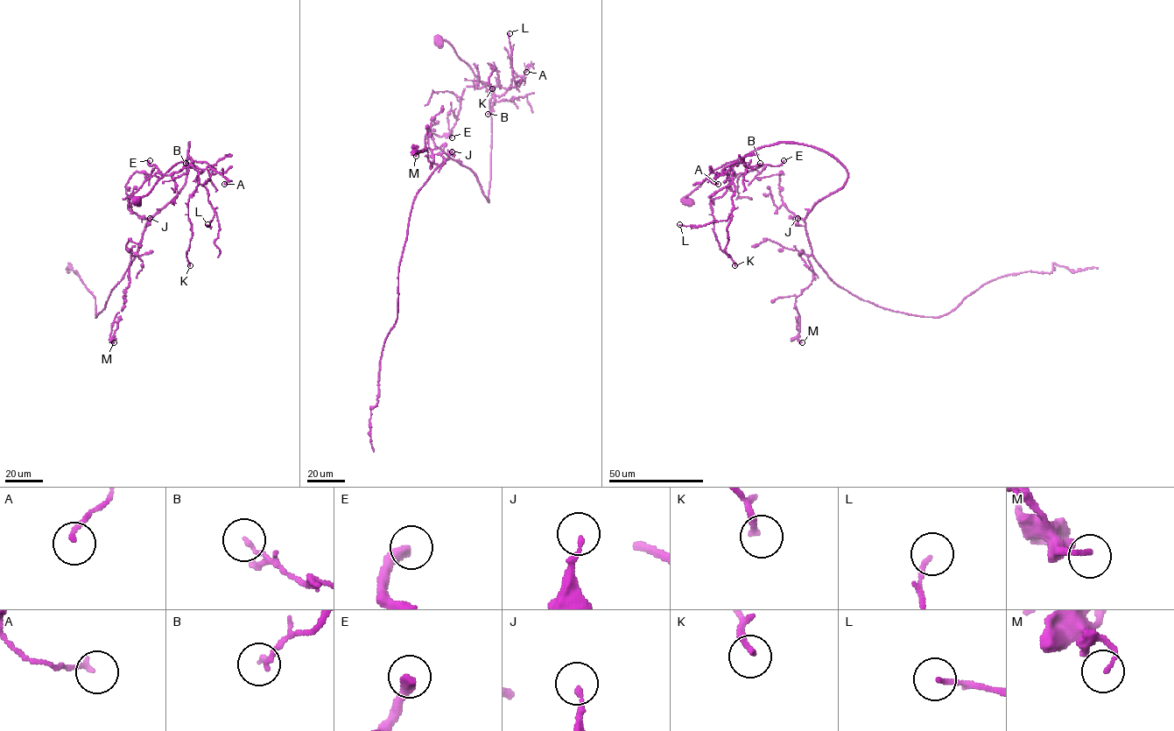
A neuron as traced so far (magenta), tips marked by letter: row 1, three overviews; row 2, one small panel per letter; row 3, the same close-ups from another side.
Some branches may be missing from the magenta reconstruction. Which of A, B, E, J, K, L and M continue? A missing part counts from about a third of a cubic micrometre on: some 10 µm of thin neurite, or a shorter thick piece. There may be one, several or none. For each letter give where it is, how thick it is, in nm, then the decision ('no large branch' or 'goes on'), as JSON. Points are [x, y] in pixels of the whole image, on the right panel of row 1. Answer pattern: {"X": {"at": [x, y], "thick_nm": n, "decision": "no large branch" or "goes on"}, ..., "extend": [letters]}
{"A": {"at": [718, 184], "thick_nm": 160, "decision": "no large branch"}, "B": {"at": [760, 163], "thick_nm": 140, "decision": "no large branch"}, "E": {"at": [783, 160], "thick_nm": 420, "decision": "no large branch"}, "J": {"at": [797, 218], "thick_nm": 160, "decision": "no large branch"}, "K": {"at": [734, 265], "thick_nm": 220, "decision": "no large branch"}, "L": {"at": [679, 224], "thick_nm": 160, "decision": "no large branch"}, "M": {"at": [802, 342], "thick_nm": 140, "decision": "no large branch"}, "extend": []}

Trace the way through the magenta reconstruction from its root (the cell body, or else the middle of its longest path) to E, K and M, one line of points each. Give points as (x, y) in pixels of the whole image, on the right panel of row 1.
E: (685, 200), (779, 143), (824, 150), (847, 181), (800, 219), (783, 172), (755, 177), (783, 160)
K: (685, 200), (713, 171), (741, 158), (732, 167), (732, 183), (710, 200), (715, 235), (734, 265)
M: (685, 200), (716, 169), (779, 143), (846, 169), (805, 219), (802, 342)

